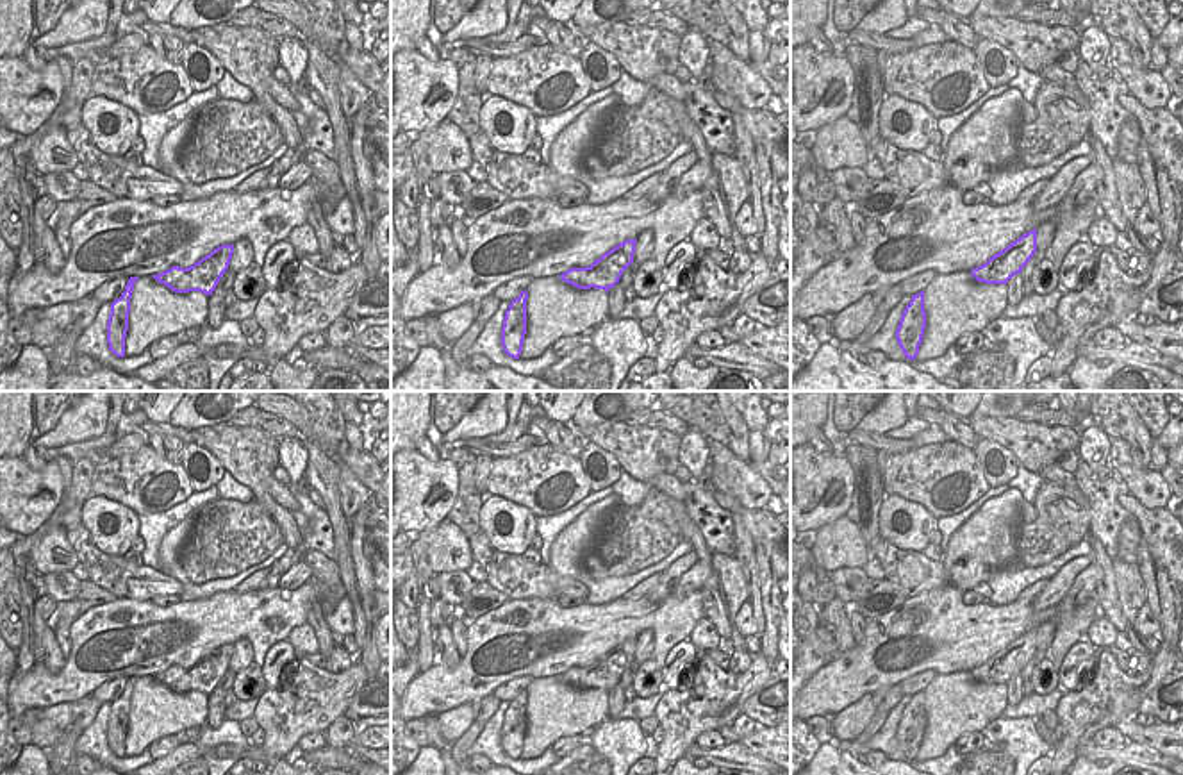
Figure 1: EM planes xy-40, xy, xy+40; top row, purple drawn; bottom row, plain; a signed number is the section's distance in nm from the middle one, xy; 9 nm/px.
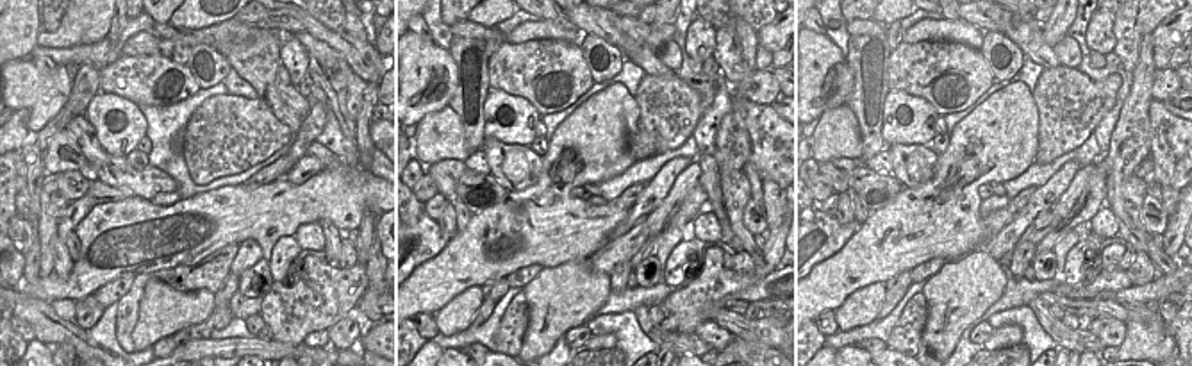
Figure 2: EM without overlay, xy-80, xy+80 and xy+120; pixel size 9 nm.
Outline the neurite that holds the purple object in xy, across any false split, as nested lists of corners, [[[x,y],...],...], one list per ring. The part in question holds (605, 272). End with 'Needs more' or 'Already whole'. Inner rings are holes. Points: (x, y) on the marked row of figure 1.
[[[626,239],[603,254],[587,268],[569,268],[558,275],[564,282],[578,289],[605,289],[608,293],[614,288],[623,271],[633,262],[637,239]]]. Already whole.

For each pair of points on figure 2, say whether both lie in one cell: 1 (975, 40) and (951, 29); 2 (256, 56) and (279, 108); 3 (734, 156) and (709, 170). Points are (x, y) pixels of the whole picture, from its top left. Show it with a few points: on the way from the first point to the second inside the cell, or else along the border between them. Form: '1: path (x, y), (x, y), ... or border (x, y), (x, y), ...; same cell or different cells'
1: path (969, 34), (957, 31); same cell
2: path (259, 68), (270, 95); same cell
3: border (711, 156), (720, 175); different cells

